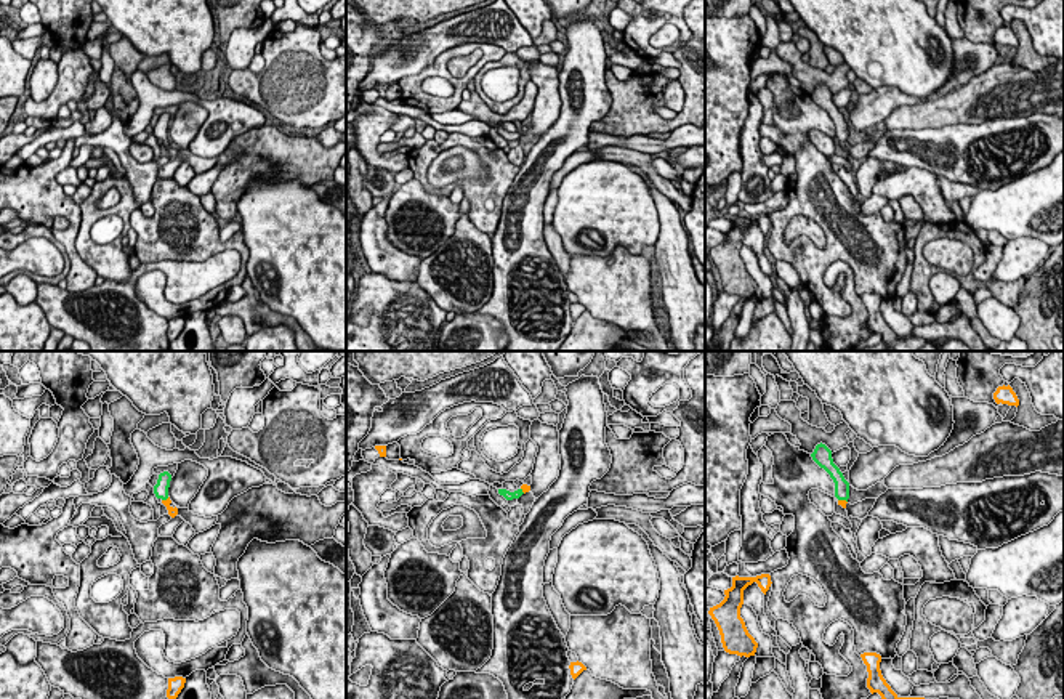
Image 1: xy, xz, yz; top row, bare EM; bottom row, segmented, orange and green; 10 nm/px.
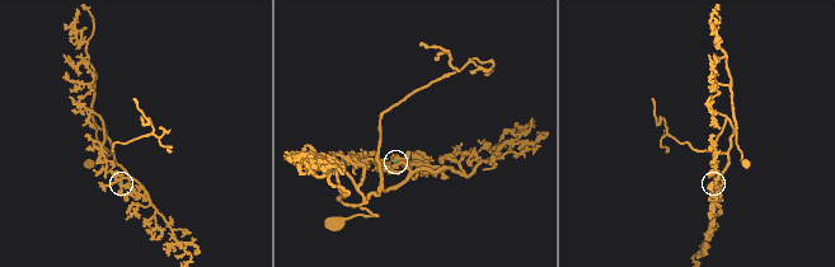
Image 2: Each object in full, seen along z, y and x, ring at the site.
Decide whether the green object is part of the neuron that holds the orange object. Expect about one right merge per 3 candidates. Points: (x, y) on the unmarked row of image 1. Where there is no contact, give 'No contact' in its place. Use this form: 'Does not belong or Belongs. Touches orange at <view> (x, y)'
Belongs. Touches orange at yz (843, 141)

